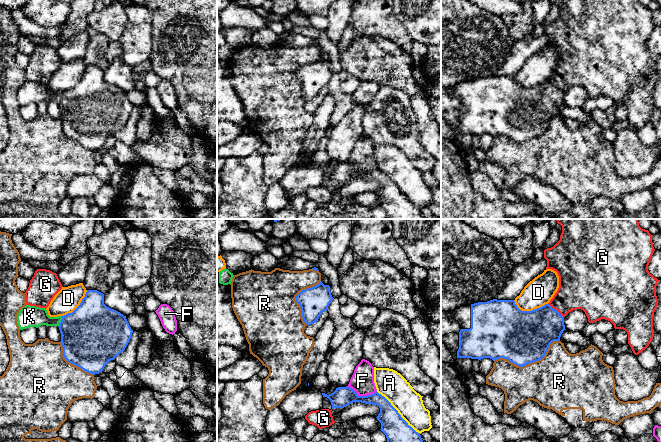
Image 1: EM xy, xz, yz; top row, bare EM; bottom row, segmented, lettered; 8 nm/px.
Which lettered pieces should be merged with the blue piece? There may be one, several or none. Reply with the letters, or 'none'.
K

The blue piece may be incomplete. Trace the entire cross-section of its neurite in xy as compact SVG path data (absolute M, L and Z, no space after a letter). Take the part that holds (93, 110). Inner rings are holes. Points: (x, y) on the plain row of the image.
M87 66L80 81L64 92L50 93L45 84L26 81L17 91L17 100L20 106L41 101L58 102L64 134L93 151L102 148L109 137L125 126L133 109L126 92L107 83L104 80L104 70L97 66Z

